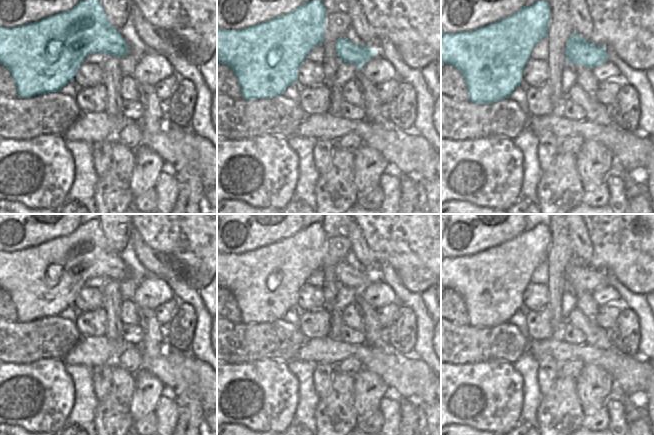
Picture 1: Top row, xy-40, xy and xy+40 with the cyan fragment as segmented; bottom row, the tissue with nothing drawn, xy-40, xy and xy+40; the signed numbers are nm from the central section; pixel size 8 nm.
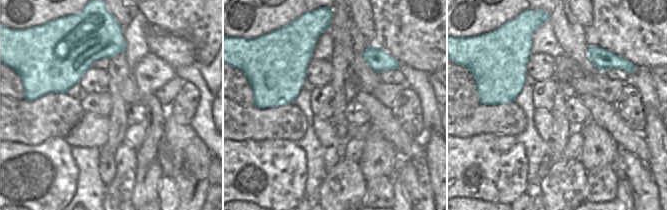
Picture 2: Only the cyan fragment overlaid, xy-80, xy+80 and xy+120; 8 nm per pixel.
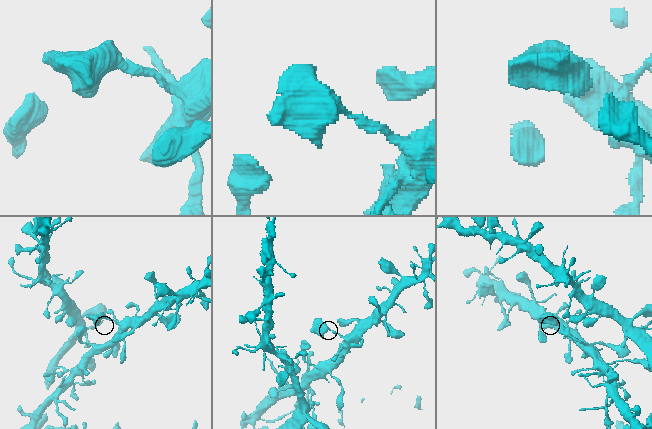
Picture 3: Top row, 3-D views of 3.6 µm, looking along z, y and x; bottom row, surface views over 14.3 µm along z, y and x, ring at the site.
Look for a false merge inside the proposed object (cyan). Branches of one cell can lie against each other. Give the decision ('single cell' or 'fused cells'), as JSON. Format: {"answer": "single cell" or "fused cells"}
{"answer": "single cell"}

